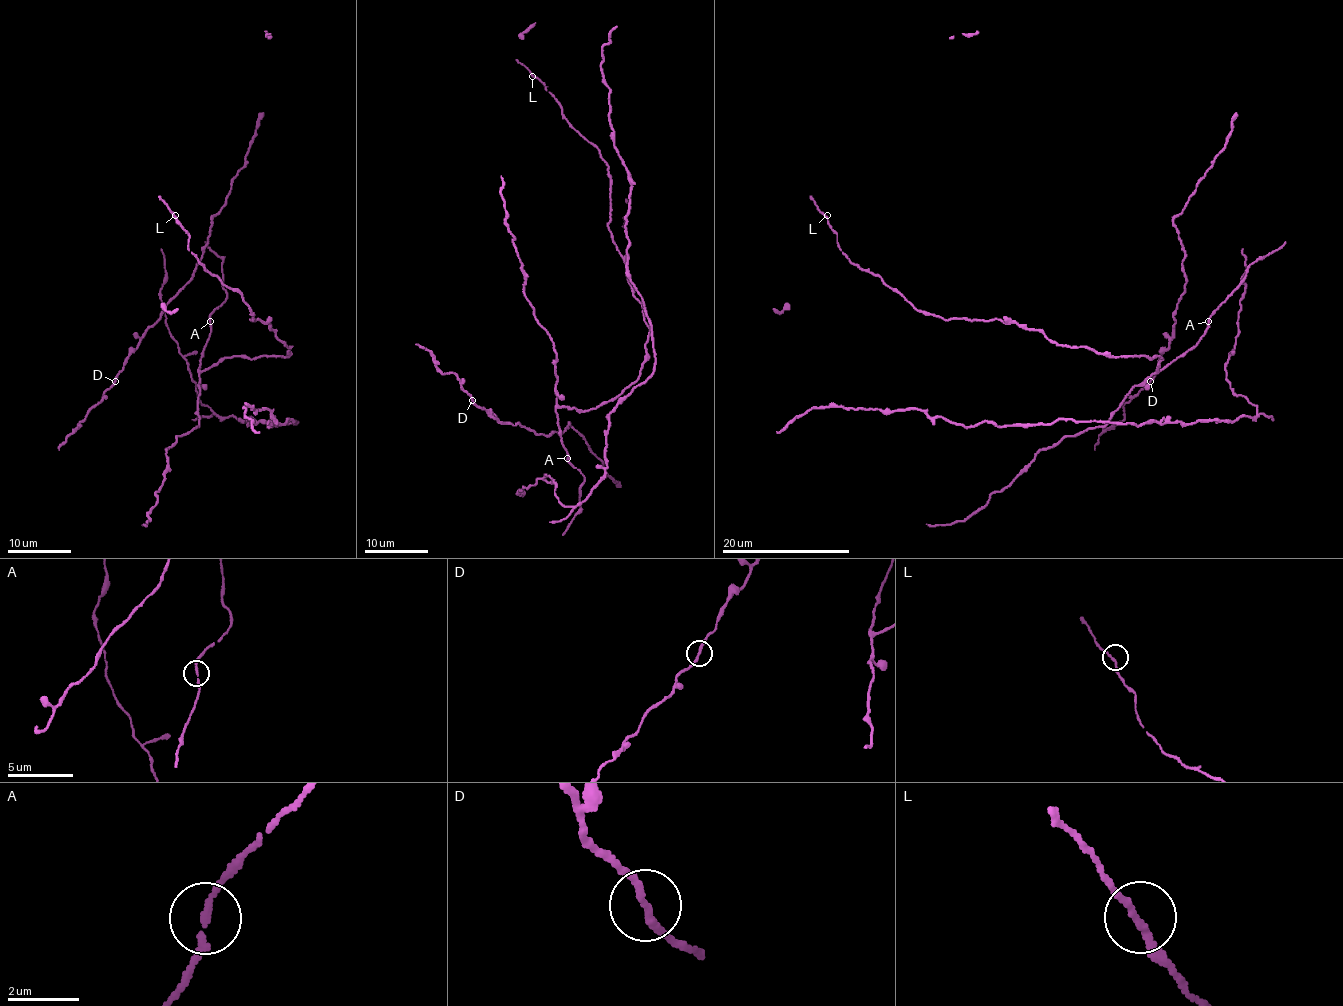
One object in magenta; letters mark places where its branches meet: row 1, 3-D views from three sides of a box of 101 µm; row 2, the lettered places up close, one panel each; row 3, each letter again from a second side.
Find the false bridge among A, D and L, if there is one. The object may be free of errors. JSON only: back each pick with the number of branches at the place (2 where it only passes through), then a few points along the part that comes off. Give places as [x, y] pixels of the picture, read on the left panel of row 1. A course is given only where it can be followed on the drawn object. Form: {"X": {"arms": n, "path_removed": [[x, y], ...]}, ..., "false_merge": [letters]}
{"false_merge": []}

